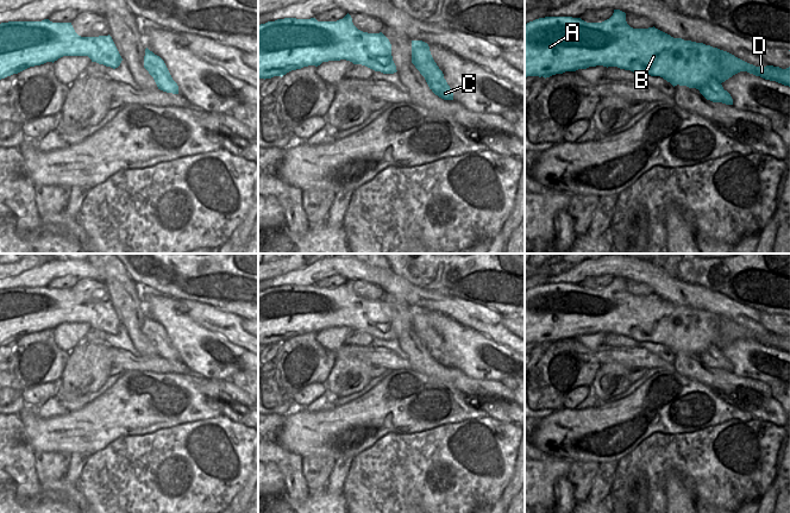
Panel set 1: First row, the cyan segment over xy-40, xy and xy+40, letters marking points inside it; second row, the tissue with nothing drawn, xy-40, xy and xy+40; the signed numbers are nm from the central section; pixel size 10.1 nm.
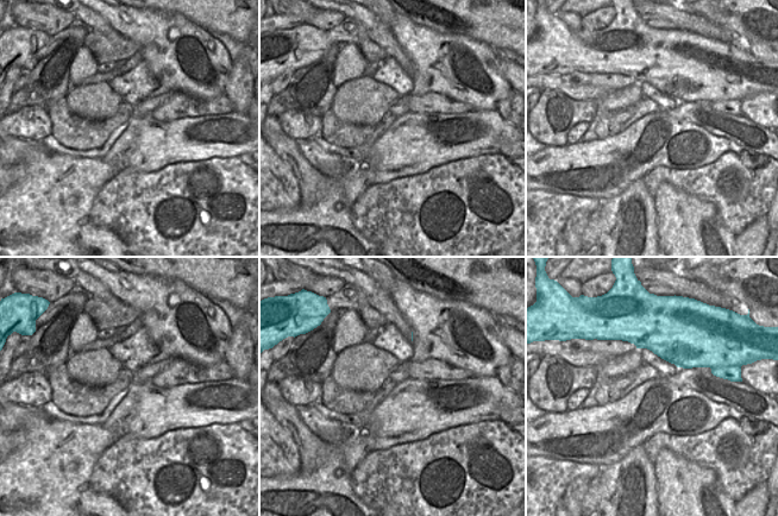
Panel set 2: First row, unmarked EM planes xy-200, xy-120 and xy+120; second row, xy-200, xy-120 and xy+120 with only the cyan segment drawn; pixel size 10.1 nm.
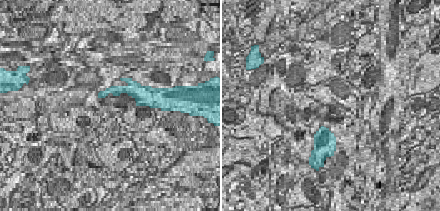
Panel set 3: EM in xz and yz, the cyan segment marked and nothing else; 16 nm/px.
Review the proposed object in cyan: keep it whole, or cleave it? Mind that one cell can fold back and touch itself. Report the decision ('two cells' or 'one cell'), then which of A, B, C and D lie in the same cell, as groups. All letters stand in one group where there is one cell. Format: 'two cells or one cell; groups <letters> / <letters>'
two cells; groups A B D / C

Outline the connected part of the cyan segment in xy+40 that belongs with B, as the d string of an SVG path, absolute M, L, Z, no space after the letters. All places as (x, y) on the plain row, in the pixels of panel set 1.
M614 276L613 282L602 289L587 289L572 283L545 283L525 292L525 344L546 345L596 332L631 337L638 344L660 343L673 354L679 351L700 356L710 346L722 350L740 338L790 354L790 333L755 333L717 314L673 305L654 293L633 295L626 288L626 280L620 276Z

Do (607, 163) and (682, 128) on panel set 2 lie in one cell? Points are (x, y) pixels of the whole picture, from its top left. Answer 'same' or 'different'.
same

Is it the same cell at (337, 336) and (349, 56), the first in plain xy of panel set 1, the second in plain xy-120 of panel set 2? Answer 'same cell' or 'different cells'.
same cell

